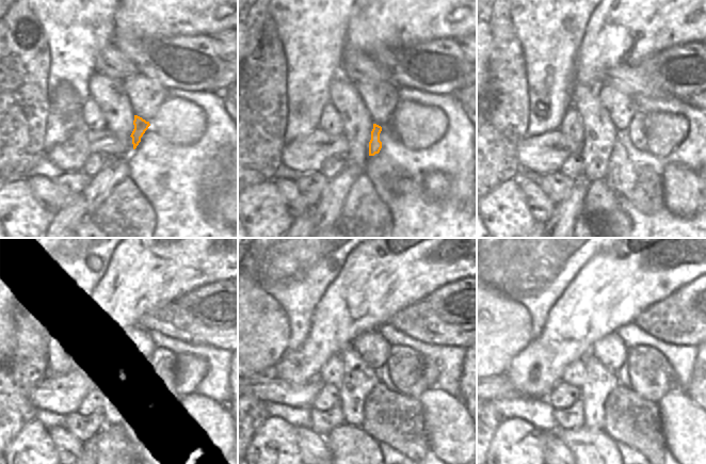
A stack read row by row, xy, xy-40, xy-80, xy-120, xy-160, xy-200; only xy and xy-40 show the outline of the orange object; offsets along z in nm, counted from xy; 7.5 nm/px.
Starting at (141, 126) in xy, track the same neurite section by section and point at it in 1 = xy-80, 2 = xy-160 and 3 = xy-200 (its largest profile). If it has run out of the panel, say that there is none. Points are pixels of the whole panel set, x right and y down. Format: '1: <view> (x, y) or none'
1: xy-80 (643, 188)
2: xy-160 (390, 417)
3: xy-200 (636, 421)

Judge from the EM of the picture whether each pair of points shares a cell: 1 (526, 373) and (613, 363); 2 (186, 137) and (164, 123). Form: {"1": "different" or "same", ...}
{"1": "different", "2": "same"}

